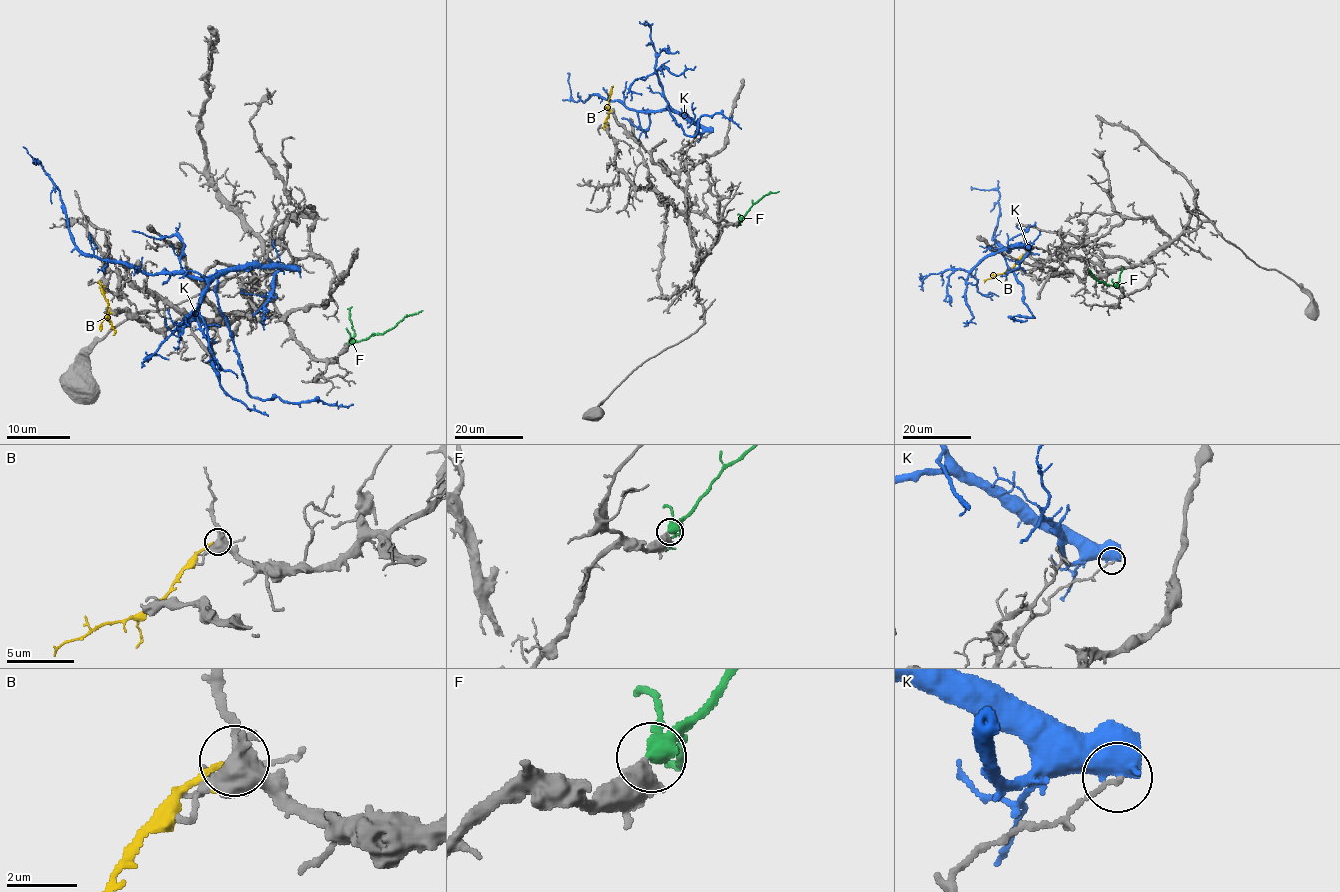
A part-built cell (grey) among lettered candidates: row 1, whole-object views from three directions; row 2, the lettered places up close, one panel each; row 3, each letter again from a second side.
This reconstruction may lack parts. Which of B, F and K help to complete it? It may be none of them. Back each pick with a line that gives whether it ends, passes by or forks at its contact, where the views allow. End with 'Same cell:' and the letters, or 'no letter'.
F: it passes by
Same cell: F

